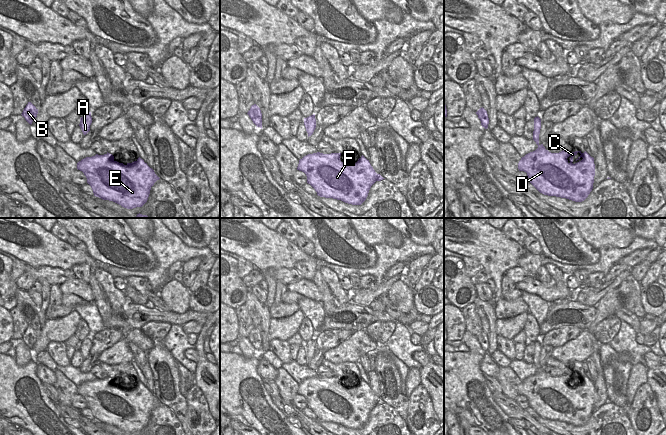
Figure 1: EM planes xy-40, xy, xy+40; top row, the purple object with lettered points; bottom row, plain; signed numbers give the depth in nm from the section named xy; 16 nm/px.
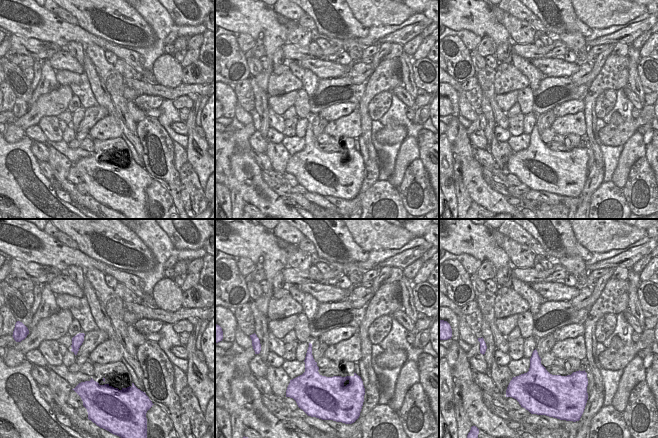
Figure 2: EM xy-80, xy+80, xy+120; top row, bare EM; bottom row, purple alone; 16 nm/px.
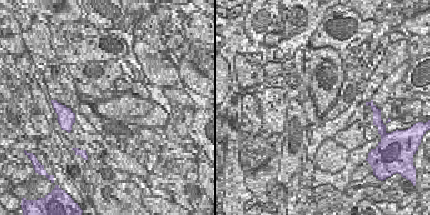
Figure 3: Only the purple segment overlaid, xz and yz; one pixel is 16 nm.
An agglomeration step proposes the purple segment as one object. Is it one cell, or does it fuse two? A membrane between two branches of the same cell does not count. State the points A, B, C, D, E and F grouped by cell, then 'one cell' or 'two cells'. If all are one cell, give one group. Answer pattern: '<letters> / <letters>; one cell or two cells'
A B C D E F; one cell

